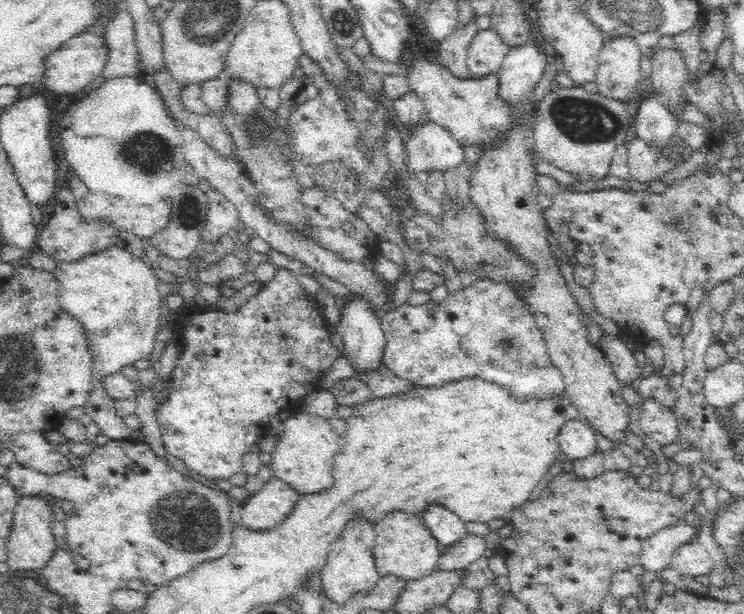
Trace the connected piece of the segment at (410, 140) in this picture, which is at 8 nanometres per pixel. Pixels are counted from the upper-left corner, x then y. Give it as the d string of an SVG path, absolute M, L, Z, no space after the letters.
M429 121L414 128L405 142L406 167L418 172L448 172L465 162L464 148L445 128Z

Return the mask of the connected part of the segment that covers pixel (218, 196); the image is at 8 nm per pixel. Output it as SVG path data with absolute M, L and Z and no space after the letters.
M216 189L206 193L208 199L208 214L202 239L217 241L226 234L233 234L241 226L239 210Z

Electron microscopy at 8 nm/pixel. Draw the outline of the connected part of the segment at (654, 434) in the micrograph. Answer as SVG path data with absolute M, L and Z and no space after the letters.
M644 399L637 411L640 428L650 440L657 442L661 447L678 442L680 429L678 429L678 420L671 410L653 400Z

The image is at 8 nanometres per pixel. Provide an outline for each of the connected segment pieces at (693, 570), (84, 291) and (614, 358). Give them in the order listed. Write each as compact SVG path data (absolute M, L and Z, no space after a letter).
M693 541L678 547L671 556L670 566L676 568L680 574L692 577L708 574L715 565L704 546Z
M109 246L98 254L90 254L76 262L56 262L53 271L58 279L59 286L57 298L61 308L73 318L80 320L84 331L91 344L91 352L95 355L95 366L93 367L92 392L88 402L84 404L85 413L100 428L100 431L112 440L131 440L132 431L118 417L114 408L113 399L107 394L103 386L103 378L108 374L119 372L126 366L133 366L142 358L154 358L162 343L161 330L159 329L160 307L163 296L158 290L159 278L155 271L147 264L146 259L138 258L129 250Z
M604 336L597 346L608 357L619 384L624 388L630 388L636 380L642 380L648 374L642 366L638 366L634 352L628 350L628 346L617 337Z

